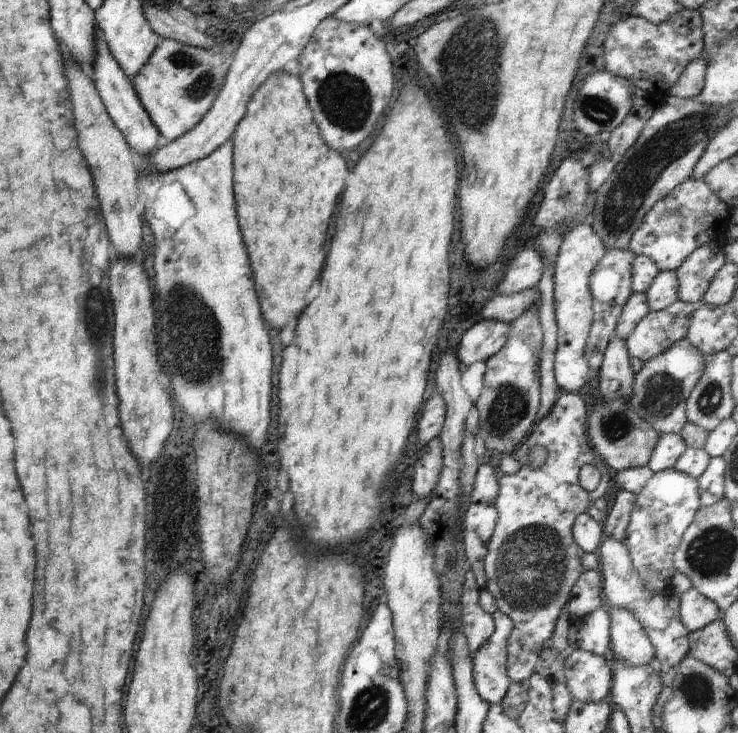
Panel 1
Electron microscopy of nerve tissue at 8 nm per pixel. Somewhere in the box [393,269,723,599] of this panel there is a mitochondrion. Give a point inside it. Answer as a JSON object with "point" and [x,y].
{"point":[510,406]}

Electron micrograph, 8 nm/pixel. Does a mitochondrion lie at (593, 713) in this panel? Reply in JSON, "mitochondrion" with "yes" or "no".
{"mitochondrion":"no"}

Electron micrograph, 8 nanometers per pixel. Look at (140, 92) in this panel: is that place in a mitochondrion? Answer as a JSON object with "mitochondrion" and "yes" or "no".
{"mitochondrion":"no"}

